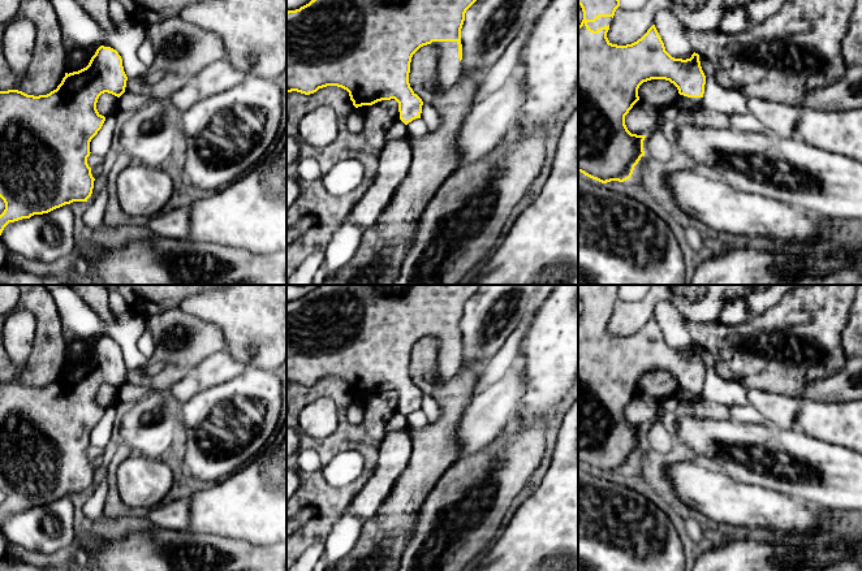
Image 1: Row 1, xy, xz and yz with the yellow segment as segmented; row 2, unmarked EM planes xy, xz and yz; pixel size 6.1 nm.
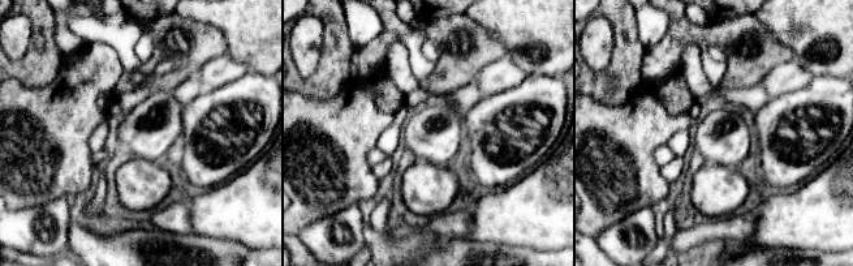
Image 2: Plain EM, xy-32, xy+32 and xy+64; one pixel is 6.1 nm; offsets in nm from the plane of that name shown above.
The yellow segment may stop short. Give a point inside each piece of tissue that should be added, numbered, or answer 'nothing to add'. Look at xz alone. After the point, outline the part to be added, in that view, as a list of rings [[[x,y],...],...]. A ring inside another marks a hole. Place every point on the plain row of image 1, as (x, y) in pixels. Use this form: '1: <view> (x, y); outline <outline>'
1: xz (448, 359); outline [[[432,333],[438,341],[435,375],[444,384],[452,380],[460,371],[461,352],[458,350],[457,333]]]

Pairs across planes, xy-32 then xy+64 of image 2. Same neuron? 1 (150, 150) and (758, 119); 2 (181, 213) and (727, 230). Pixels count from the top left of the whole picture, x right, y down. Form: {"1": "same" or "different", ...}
{"1": "different", "2": "same"}

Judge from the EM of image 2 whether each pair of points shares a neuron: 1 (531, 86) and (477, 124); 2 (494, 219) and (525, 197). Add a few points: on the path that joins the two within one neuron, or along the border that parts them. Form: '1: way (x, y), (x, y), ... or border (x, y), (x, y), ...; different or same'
1: way (518, 99), (504, 104), (490, 116); same
2: way (502, 217), (507, 215), (517, 205); same

